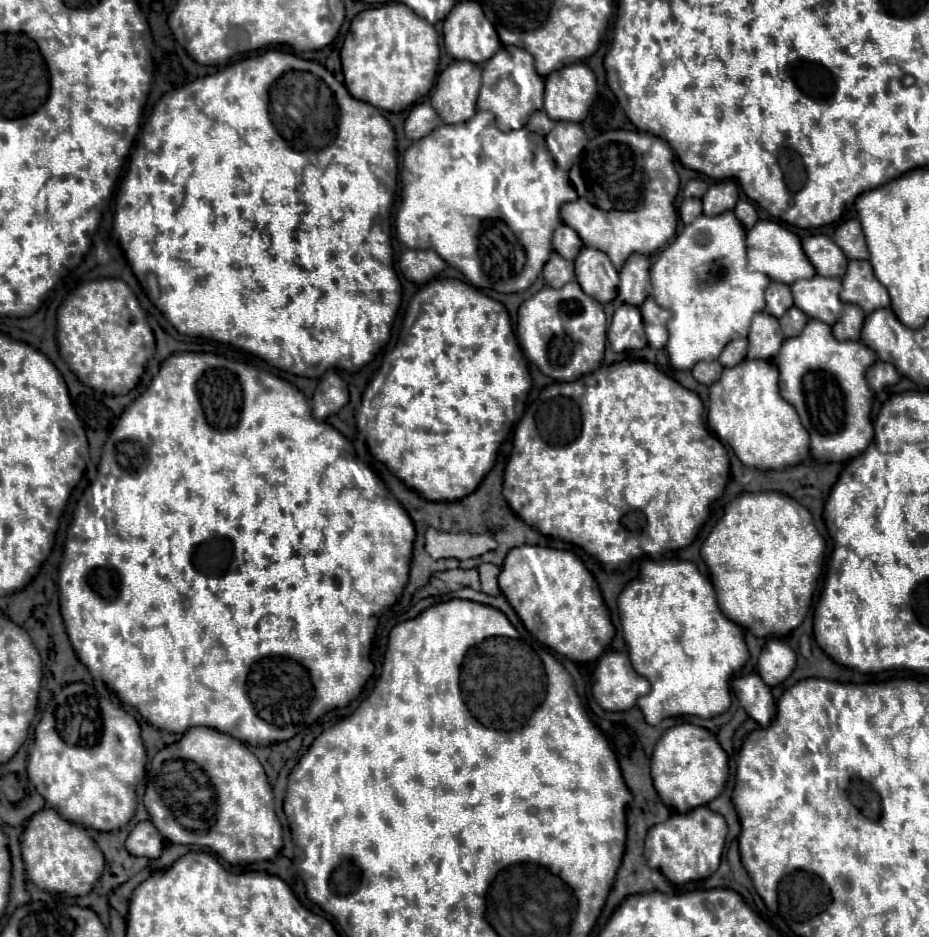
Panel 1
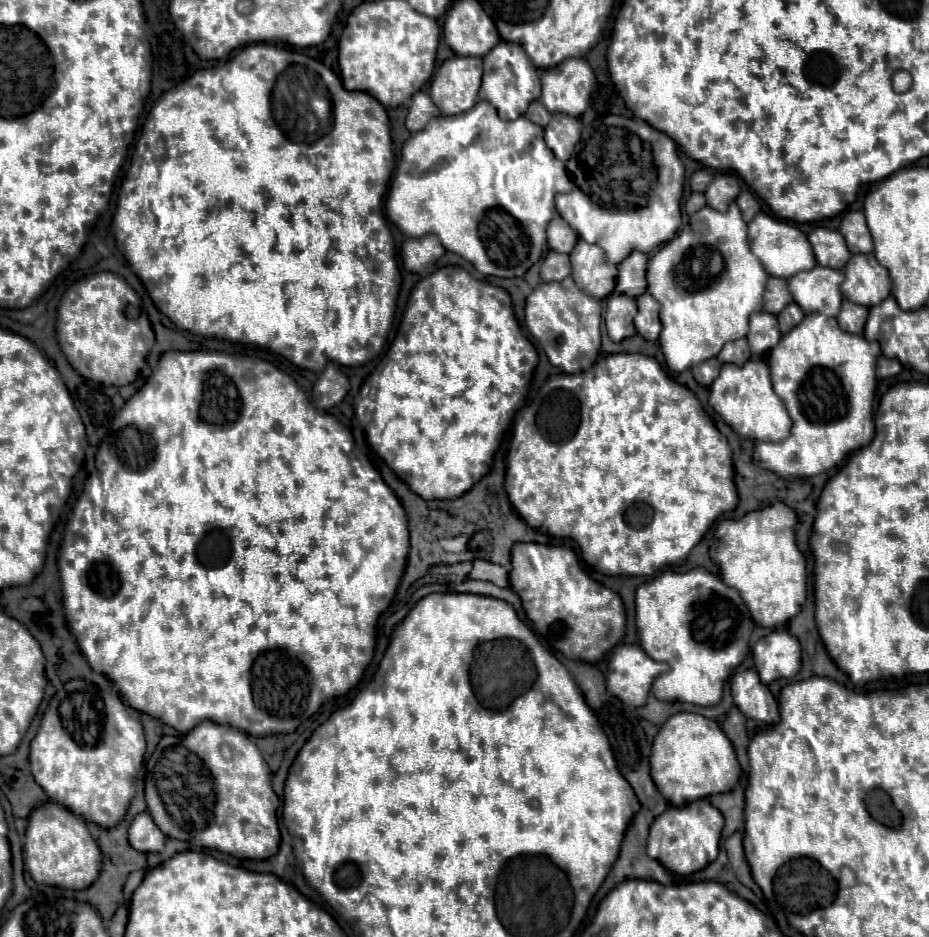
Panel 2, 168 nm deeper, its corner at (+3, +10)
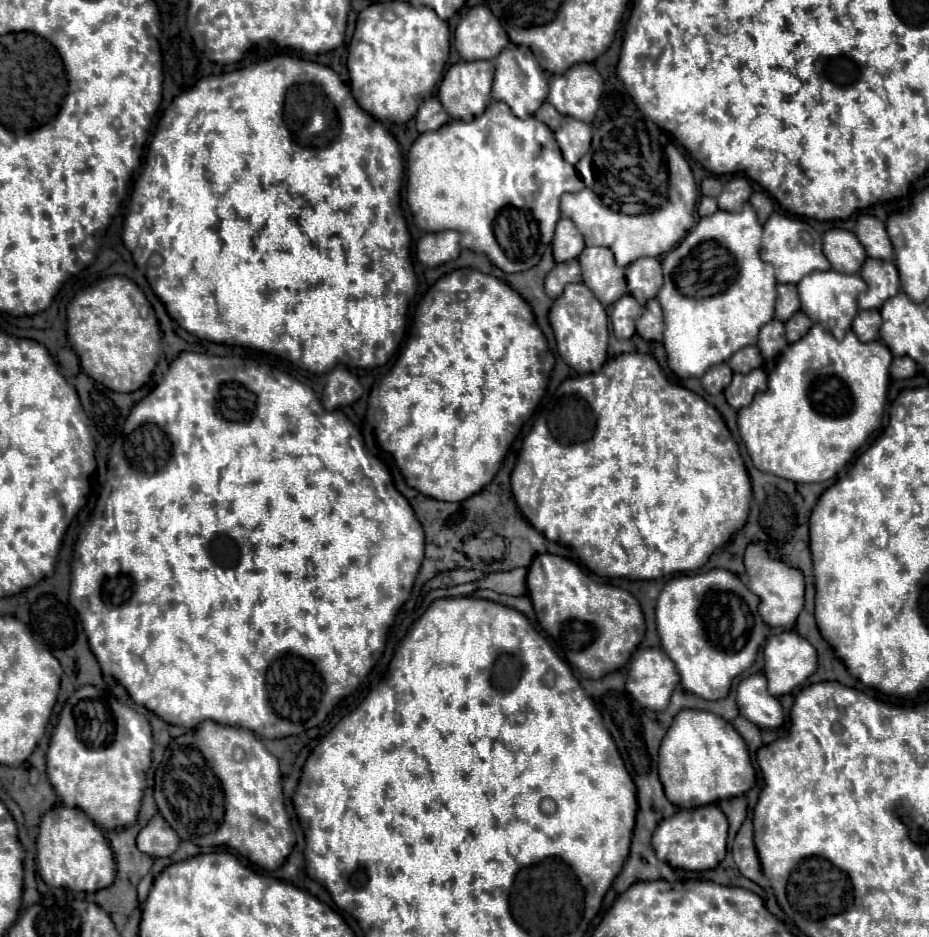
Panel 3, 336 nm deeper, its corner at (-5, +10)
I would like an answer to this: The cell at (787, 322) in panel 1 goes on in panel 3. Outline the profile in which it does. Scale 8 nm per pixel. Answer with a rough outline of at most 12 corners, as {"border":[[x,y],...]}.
{"border":[[795,313],[785,323],[789,343],[799,341],[813,321],[805,313]]}

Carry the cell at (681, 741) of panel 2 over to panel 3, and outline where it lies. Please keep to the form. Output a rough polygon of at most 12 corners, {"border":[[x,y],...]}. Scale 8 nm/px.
{"border":[[683,709],[659,779],[695,809],[747,793],[755,767],[729,721]]}

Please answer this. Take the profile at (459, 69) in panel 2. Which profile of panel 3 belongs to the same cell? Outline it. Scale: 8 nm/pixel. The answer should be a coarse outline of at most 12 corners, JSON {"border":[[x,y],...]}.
{"border":[[459,61],[439,87],[453,119],[491,103],[493,61]]}

